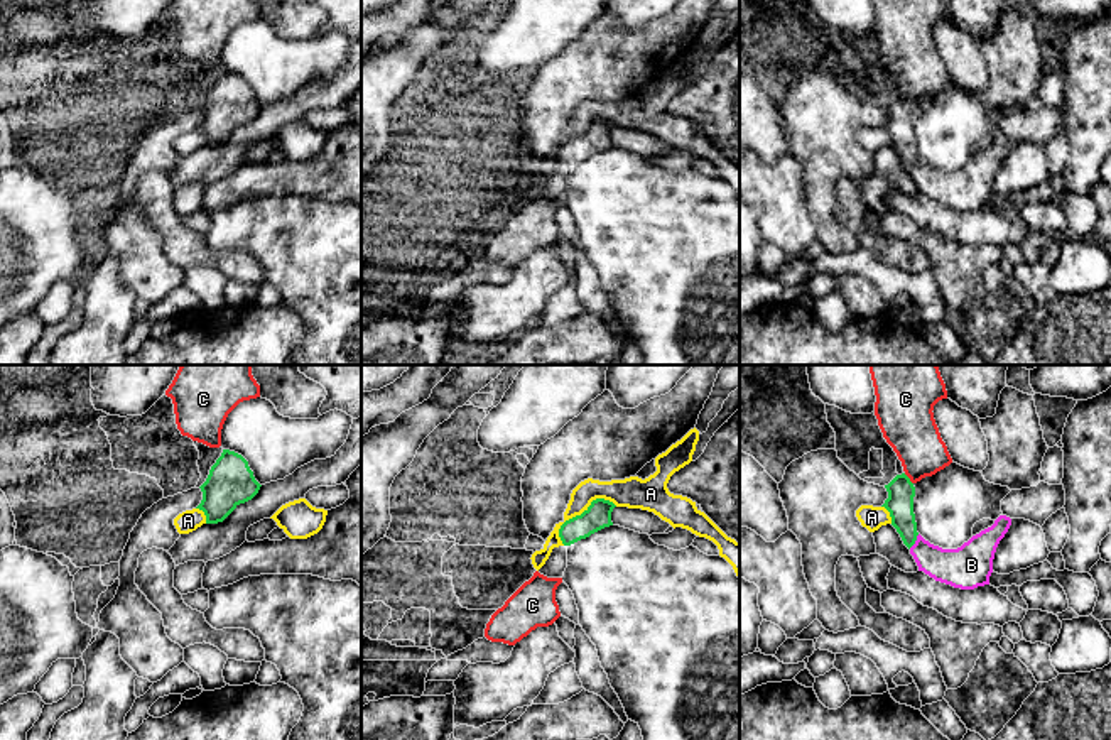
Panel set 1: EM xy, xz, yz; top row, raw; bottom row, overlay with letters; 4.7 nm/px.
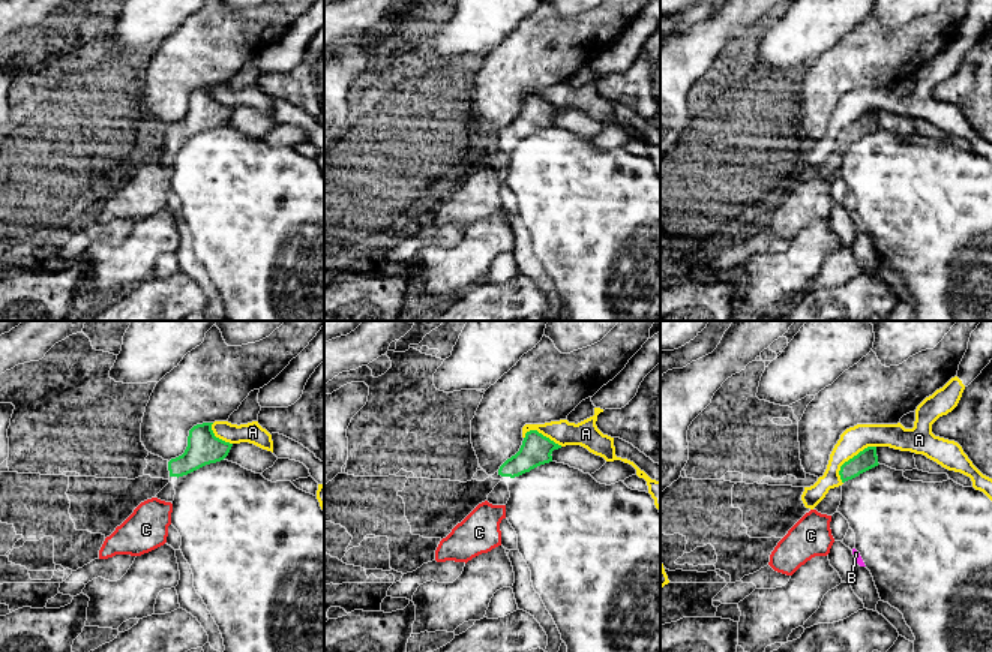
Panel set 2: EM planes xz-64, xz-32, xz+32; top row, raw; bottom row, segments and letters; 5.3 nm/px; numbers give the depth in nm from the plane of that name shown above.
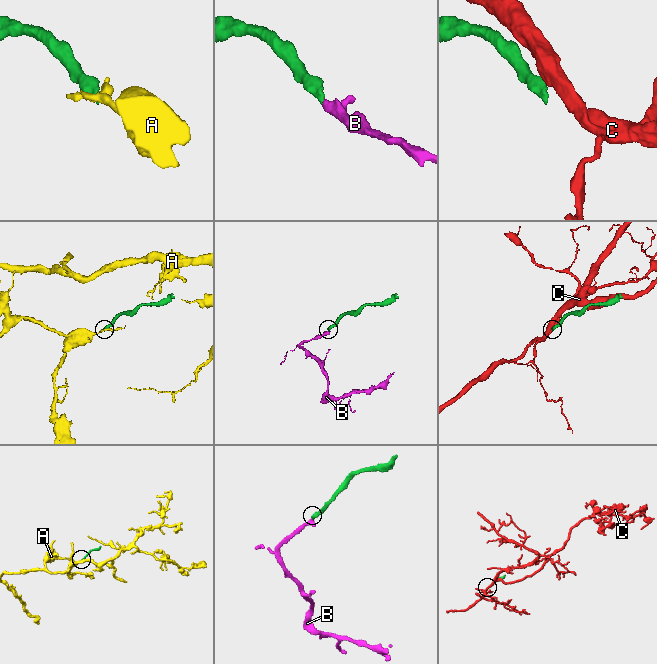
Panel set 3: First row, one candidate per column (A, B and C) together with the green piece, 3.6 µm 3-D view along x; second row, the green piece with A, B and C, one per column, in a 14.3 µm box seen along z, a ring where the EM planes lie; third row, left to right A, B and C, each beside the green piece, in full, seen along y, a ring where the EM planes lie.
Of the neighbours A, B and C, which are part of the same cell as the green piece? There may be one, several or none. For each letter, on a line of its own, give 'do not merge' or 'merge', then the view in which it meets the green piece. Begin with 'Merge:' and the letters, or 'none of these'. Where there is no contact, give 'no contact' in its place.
Merge: B
A: do not merge; meets green in xz
B: merge; meets green in yz
C: do not merge; meets green in yz

